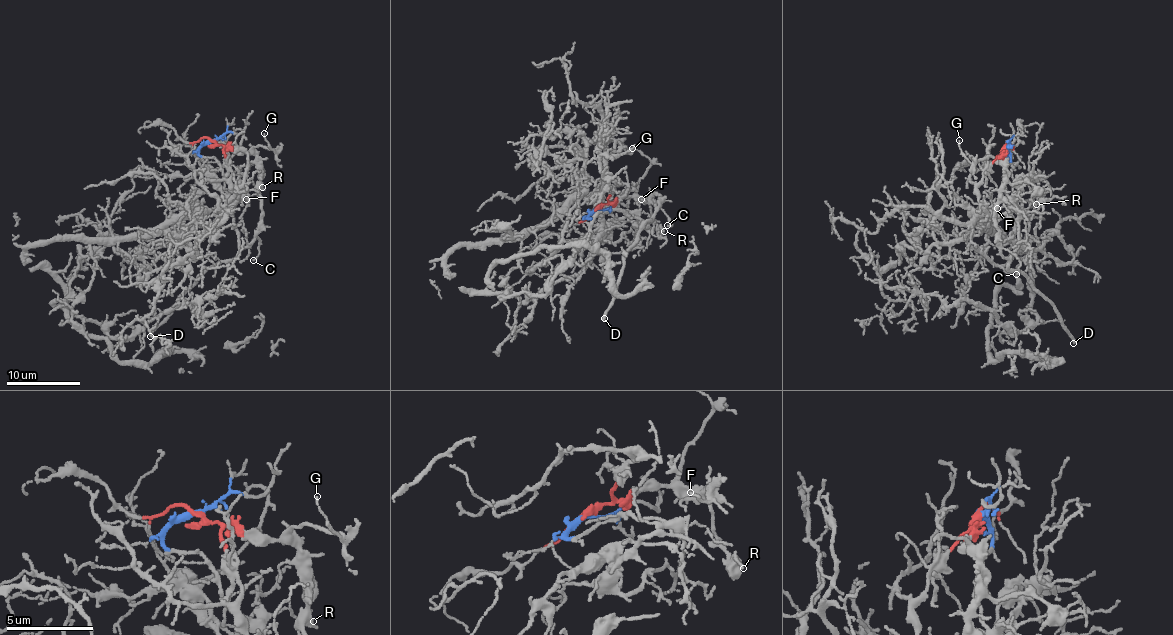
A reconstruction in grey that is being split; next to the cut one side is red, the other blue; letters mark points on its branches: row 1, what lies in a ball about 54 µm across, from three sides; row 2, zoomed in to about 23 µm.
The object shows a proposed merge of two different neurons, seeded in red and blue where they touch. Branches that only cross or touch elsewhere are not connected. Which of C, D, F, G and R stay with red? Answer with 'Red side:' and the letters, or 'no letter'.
Red side: C, D, F, G, R

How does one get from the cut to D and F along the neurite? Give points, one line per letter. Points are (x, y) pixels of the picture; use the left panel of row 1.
D: (211, 140), (255, 157), (261, 231), (229, 261), (221, 260), (196, 278), (178, 299), (169, 318), (150, 336)
F: (211, 140), (231, 146), (237, 152), (252, 152), (258, 157), (258, 190), (246, 198)

